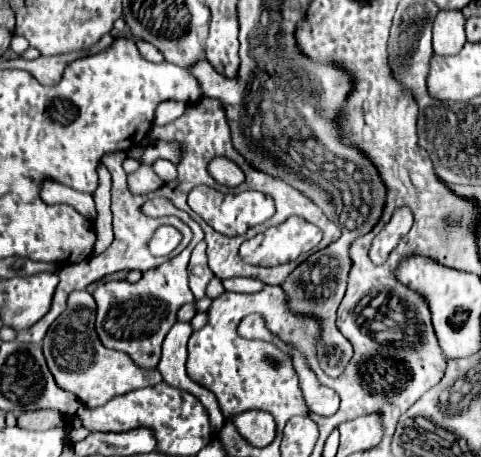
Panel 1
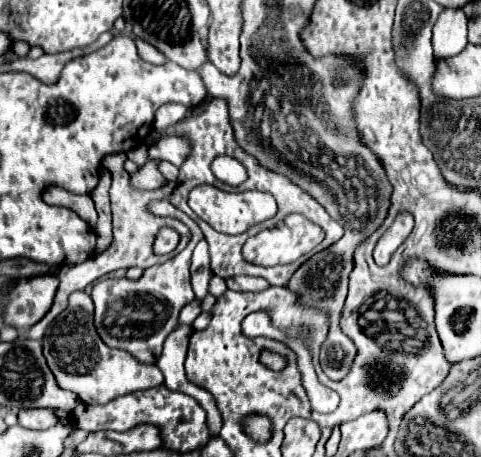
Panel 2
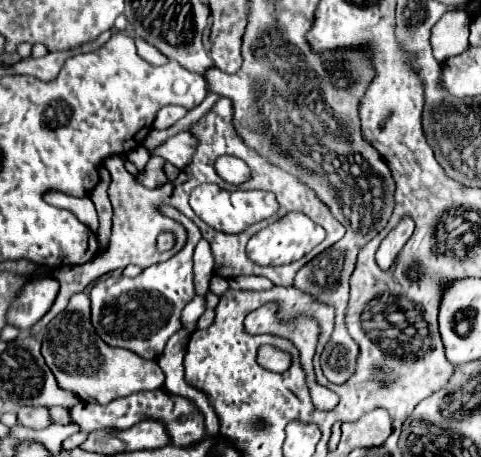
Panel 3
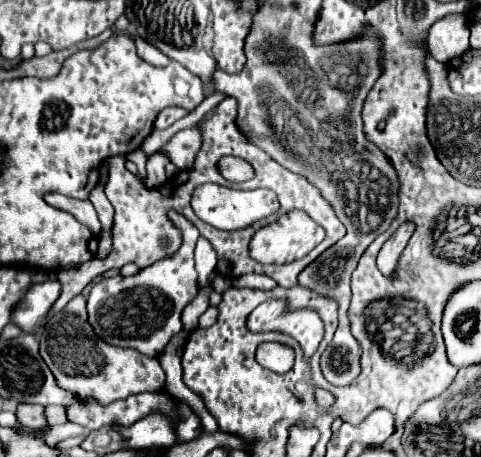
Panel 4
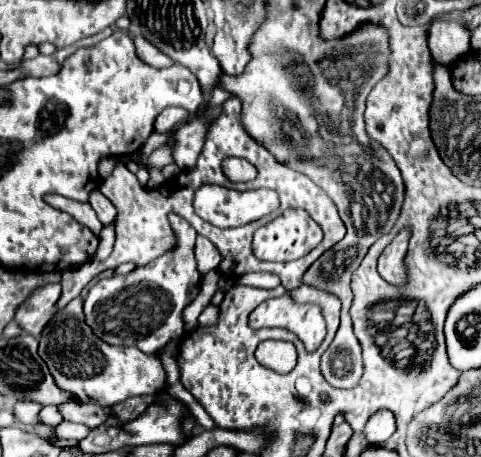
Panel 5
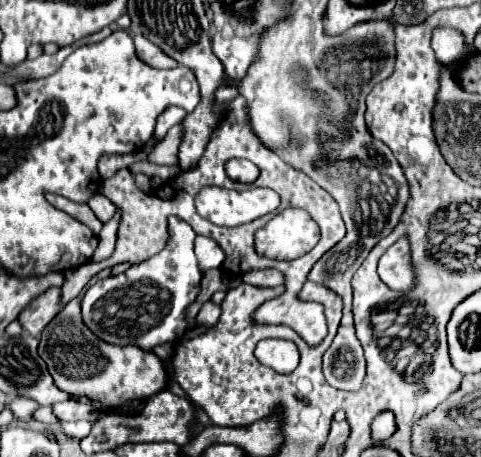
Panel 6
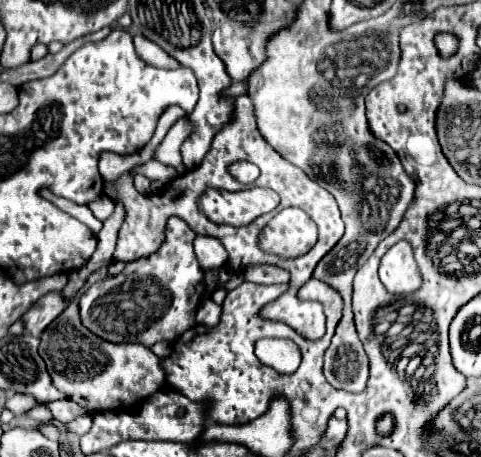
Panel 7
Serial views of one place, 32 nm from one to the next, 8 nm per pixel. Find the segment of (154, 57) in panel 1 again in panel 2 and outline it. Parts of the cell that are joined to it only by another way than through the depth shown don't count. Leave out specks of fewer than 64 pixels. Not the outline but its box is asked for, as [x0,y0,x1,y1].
[136,38,166,64]

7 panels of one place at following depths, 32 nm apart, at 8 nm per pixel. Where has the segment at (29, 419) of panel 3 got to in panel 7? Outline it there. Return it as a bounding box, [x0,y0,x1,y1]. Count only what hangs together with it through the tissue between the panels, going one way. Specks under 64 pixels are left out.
[6,394,38,416]

